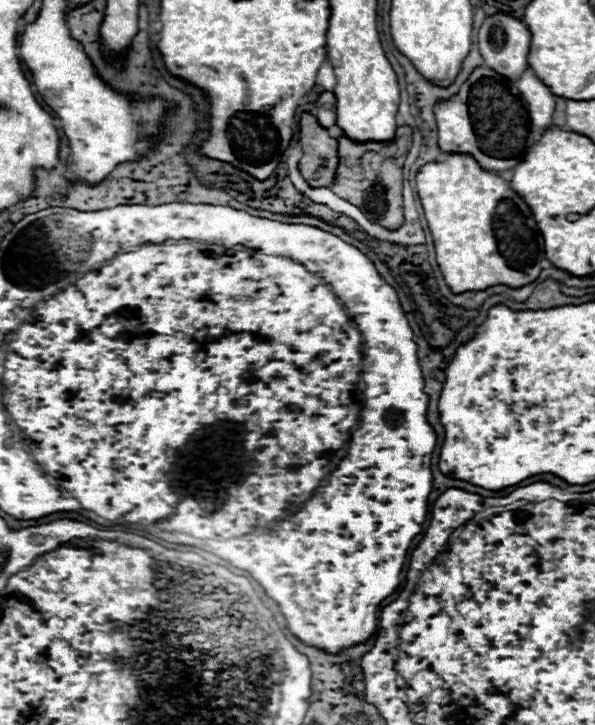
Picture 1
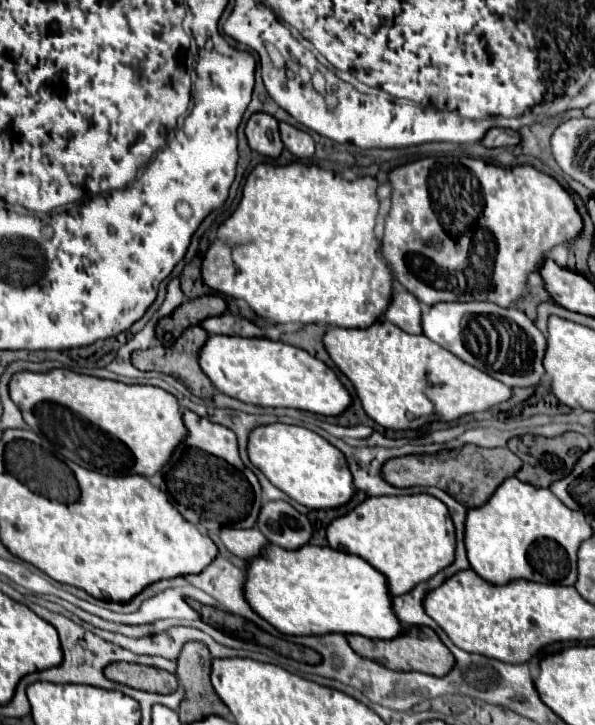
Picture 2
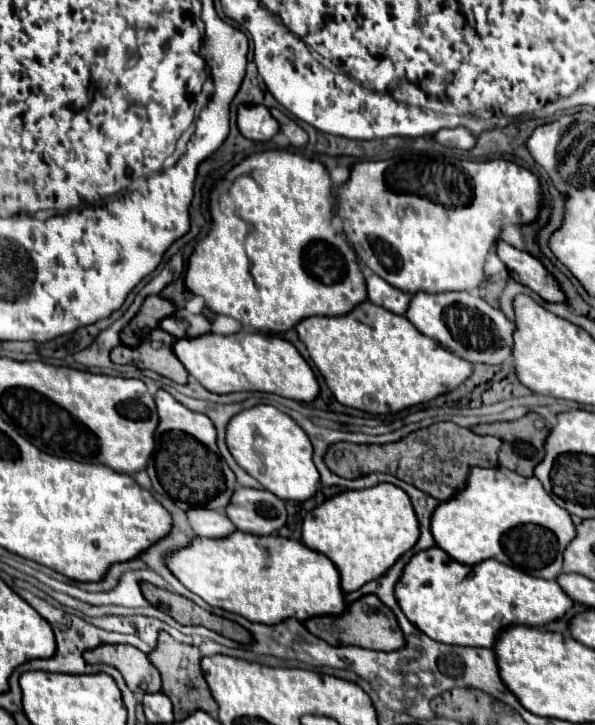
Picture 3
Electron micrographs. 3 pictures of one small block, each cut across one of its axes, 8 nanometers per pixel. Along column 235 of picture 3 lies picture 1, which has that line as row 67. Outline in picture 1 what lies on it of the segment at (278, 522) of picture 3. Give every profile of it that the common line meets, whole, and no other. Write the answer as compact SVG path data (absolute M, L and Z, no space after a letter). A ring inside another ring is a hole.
M496 12L484 18L478 30L478 46L486 66L516 80L526 68L530 50L530 32L524 22Z

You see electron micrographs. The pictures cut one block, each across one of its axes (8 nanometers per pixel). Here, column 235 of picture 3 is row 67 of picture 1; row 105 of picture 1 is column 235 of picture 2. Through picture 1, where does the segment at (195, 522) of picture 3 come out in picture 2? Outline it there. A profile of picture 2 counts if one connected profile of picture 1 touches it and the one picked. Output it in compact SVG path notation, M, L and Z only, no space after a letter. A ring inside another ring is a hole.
M224 528L220 532L220 540L232 554L244 560L254 558L268 544L268 540L264 540L264 534L258 528L248 528L248 530Z

